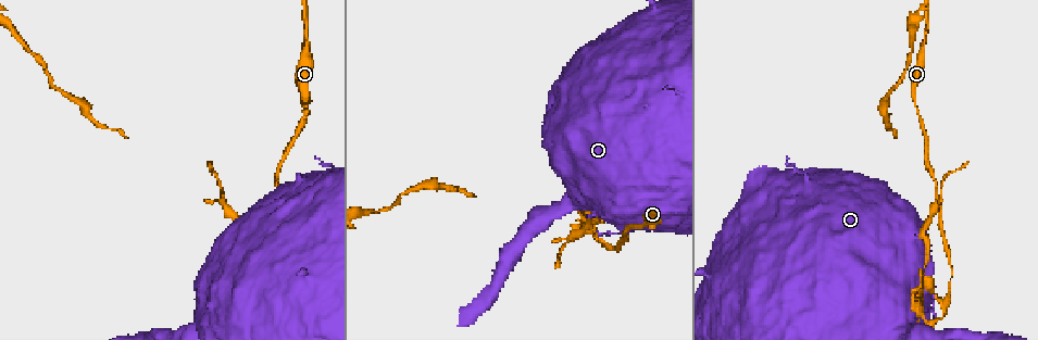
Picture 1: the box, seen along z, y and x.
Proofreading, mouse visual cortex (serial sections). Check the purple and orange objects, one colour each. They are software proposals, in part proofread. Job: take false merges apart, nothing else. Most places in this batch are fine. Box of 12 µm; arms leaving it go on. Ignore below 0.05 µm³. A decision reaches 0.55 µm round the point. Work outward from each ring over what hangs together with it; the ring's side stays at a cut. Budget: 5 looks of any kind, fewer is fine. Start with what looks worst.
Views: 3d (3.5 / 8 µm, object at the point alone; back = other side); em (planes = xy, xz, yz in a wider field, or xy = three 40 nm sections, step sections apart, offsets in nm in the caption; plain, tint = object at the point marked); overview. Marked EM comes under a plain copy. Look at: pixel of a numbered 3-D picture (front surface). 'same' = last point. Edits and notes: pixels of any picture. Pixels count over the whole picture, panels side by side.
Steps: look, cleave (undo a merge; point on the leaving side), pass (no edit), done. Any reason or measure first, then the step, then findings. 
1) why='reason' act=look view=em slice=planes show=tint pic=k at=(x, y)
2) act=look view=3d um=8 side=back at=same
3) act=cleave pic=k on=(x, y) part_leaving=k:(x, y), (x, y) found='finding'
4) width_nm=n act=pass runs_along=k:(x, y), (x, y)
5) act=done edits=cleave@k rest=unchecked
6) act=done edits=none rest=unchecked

why='calibre changes' act=look view=3d um=3.5 pic=1 at=(917, 105)

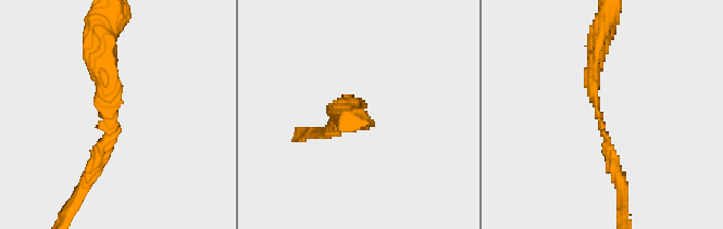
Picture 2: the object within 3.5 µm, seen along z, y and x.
why='now the EM' act=look view=em slice=xy step=2 show=tint pic=2 at=(112, 107)

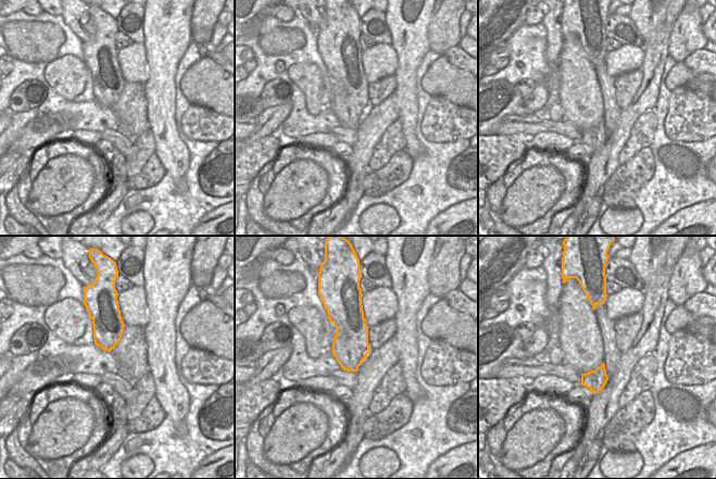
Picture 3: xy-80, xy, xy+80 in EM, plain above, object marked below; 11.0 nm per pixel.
arm_widths_nm=150,250 act=pass runs_along=2:(599, 38), (594, 101), (615, 168) found='one cell here'

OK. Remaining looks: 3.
why='sharp bend' act=look view=3d um=8 pic=1 at=(594, 225)

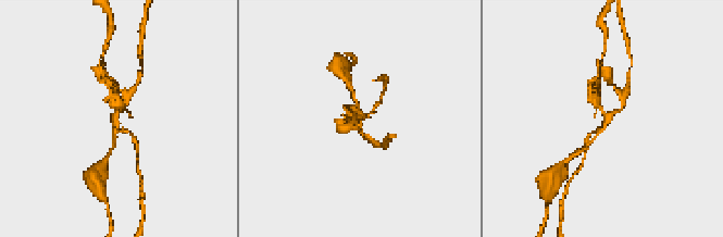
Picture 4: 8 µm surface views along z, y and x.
act=look view=em slice=xy step=5 show=tint pic=4 at=(116, 114)

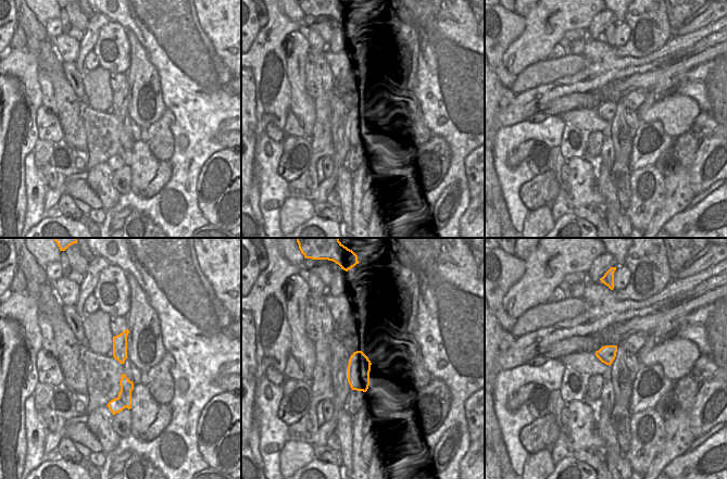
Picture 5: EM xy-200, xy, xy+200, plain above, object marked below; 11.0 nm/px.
act=cleave pic=4 on=(597, 96) found='two cells meet here'

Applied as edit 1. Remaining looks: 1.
act=done edits=cleave@4 rest=unchecked

